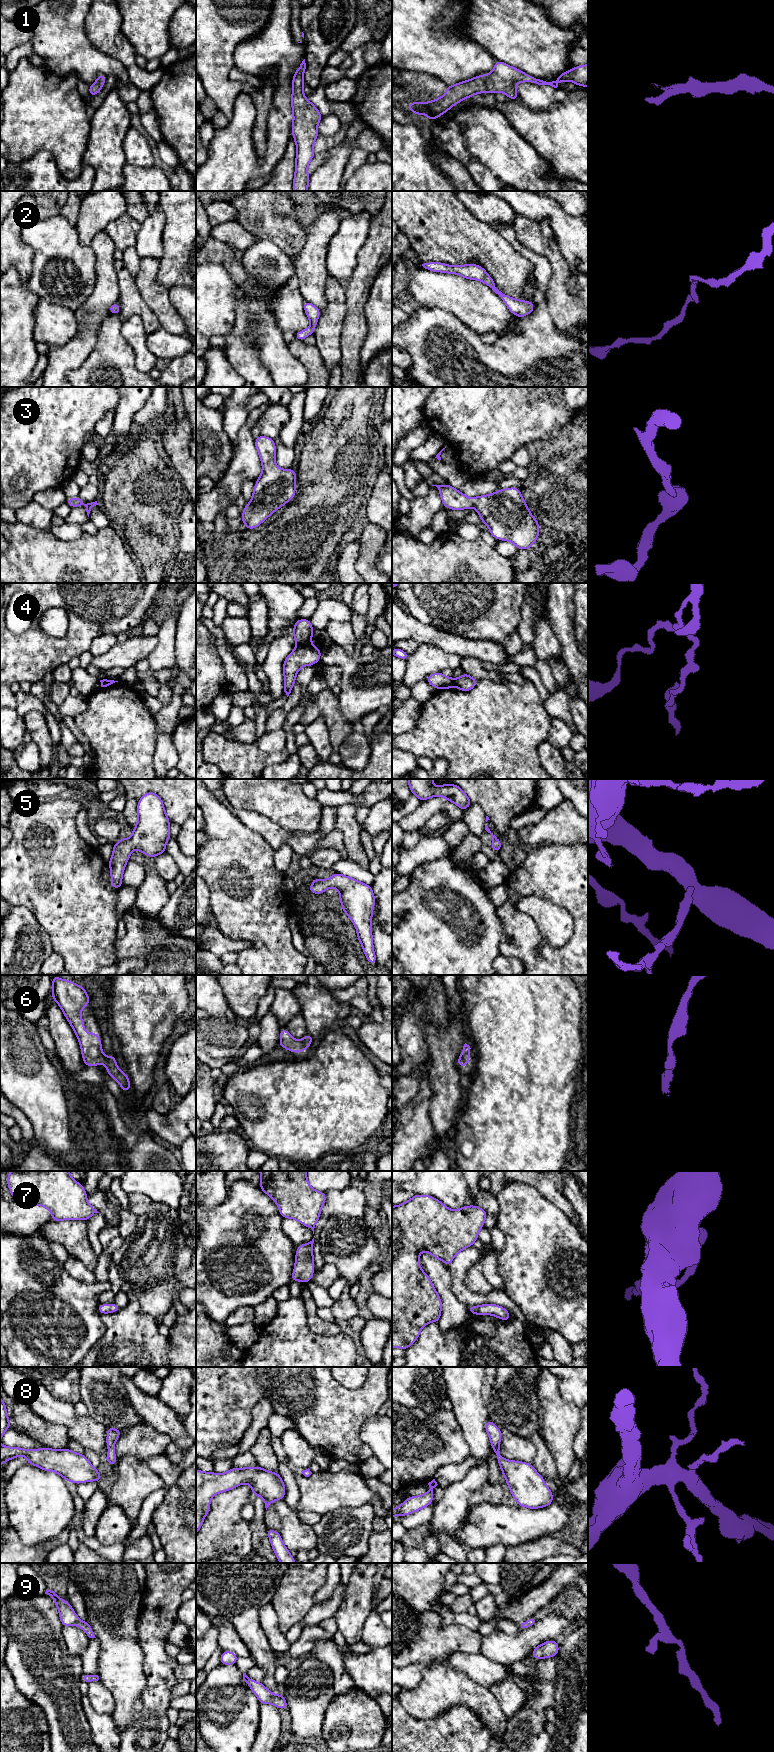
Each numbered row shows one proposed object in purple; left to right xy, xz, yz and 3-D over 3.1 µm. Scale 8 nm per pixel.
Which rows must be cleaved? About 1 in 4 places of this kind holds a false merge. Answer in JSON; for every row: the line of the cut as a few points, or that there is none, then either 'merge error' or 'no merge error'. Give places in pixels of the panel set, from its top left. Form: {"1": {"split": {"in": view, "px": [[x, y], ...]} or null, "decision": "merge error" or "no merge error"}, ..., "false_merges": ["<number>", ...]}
{"1": {"split": null, "decision": "no merge error"}, "2": {"split": null, "decision": "no merge error"}, "3": {"split": null, "decision": "no merge error"}, "4": {"split": {"in": "xz", "px": [[309, 643], [297, 646]]}, "decision": "merge error"}, "5": {"split": null, "decision": "no merge error"}, "6": {"split": null, "decision": "no merge error"}, "7": {"split": null, "decision": "no merge error"}, "8": {"split": null, "decision": "no merge error"}, "9": {"split": null, "decision": "no merge error"}, "false_merges": ["4"]}

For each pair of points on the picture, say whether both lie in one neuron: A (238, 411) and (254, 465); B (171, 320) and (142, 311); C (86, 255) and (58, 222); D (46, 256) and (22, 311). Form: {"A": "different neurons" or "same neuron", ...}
{"A": "different neurons", "B": "different neurons", "C": "same neuron", "D": "different neurons"}

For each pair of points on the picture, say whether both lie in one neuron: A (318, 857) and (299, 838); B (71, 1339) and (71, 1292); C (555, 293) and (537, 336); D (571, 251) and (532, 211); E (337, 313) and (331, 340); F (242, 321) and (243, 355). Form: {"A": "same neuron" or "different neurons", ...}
{"A": "different neurons", "B": "same neuron", "C": "different neurons", "D": "same neuron", "E": "same neuron", "F": "same neuron"}

